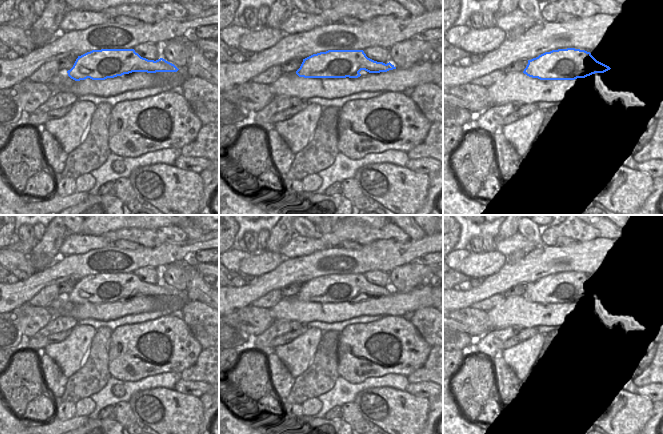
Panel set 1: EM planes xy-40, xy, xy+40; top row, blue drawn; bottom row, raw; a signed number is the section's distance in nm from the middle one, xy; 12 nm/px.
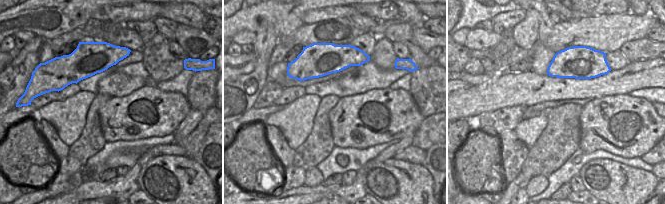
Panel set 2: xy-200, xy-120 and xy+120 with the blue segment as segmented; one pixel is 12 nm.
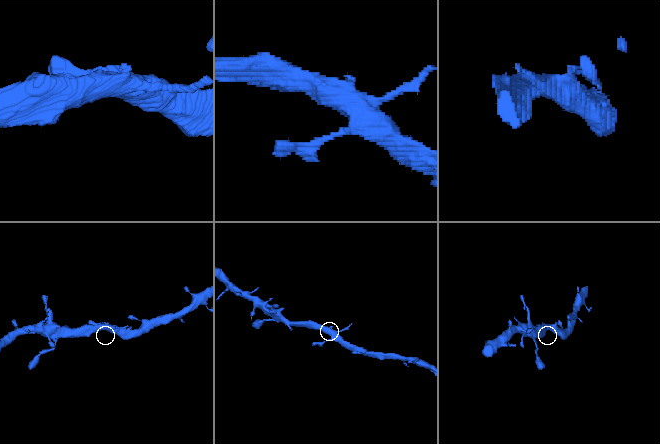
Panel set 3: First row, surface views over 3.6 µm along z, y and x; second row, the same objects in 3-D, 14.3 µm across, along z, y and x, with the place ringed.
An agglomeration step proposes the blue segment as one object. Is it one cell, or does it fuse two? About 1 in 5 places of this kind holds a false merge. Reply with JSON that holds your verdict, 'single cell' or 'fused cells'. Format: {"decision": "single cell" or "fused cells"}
{"decision": "single cell"}

